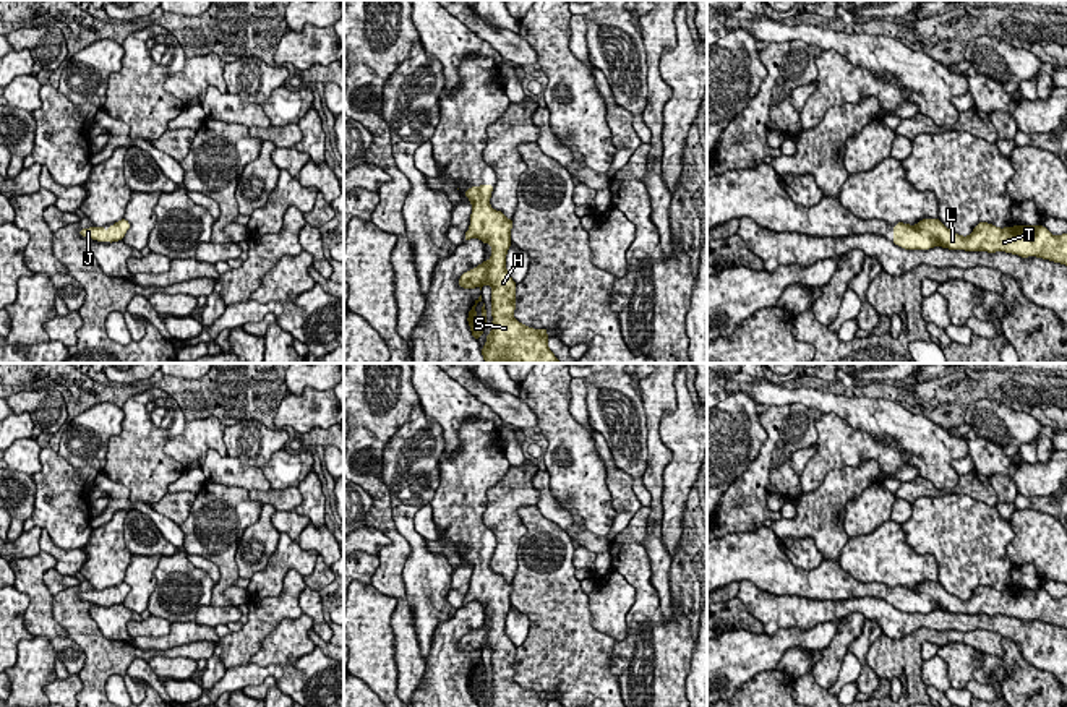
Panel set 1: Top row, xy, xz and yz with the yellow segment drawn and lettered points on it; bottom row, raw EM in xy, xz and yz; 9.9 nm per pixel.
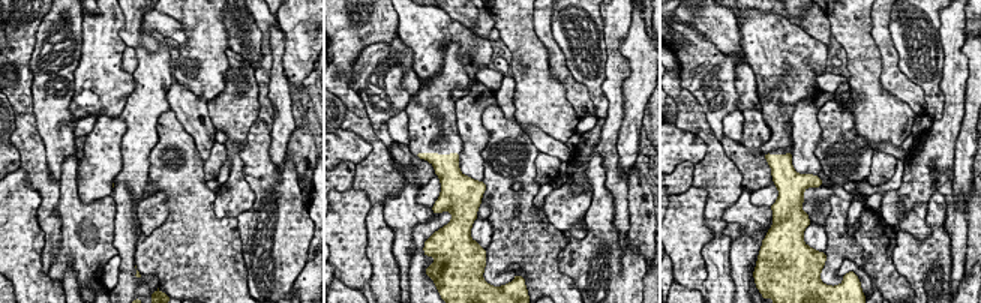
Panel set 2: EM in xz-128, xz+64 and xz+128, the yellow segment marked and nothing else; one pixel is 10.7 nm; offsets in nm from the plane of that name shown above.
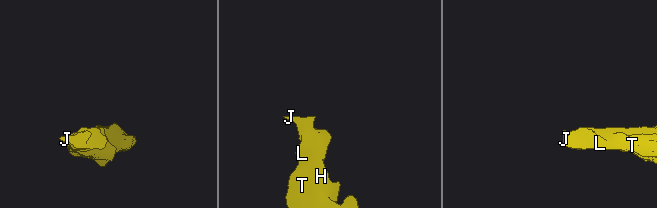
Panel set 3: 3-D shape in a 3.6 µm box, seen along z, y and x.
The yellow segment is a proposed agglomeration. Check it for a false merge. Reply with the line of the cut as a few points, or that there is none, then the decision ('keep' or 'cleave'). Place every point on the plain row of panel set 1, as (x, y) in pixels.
cut none; keep

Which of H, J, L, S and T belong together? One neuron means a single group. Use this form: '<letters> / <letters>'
H J L S T

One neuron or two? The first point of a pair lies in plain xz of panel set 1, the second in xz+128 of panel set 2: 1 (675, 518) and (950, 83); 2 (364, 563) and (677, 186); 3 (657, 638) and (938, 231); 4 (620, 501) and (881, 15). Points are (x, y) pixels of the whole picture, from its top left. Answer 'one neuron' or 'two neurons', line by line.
1: two neurons
2: one neuron
3: one neuron
4: one neuron

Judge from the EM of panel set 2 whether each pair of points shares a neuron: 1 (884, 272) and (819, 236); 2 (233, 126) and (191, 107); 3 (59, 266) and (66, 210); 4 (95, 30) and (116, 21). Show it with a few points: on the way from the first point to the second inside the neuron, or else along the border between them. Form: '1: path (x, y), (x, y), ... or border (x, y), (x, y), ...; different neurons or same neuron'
1: border (825, 225), (825, 248), (822, 251); different neurons
2: border (206, 102), (210, 122), (216, 129); different neurons
3: path (71, 252), (71, 224); same neuron
4: path (99, 30), (111, 21); same neuron

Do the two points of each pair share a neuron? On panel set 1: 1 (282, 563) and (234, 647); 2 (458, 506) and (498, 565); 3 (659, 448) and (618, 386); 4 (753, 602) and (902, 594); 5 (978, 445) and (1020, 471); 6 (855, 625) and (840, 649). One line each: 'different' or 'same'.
1: different
2: different
3: different
4: different
5: same
6: same

